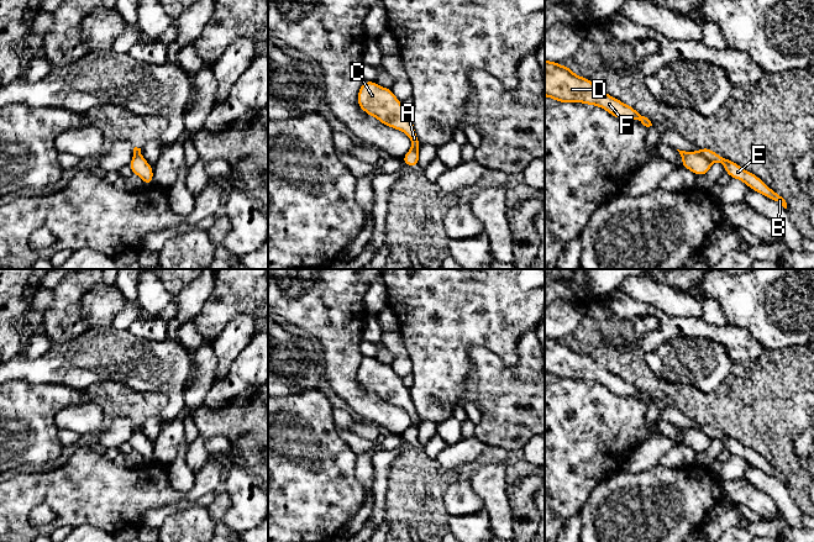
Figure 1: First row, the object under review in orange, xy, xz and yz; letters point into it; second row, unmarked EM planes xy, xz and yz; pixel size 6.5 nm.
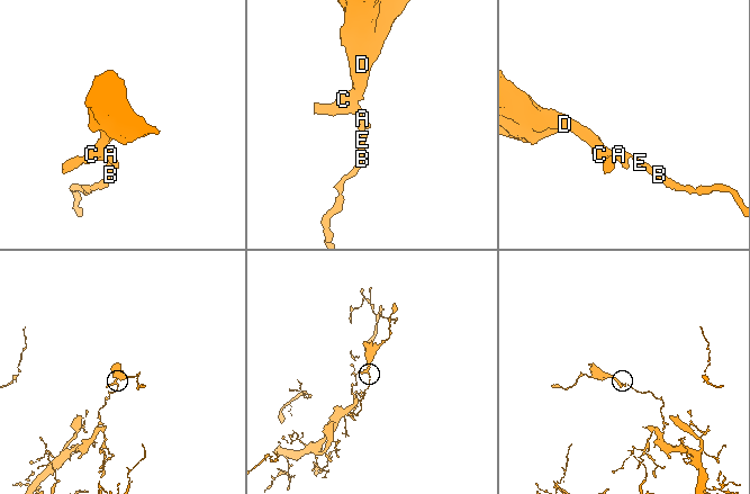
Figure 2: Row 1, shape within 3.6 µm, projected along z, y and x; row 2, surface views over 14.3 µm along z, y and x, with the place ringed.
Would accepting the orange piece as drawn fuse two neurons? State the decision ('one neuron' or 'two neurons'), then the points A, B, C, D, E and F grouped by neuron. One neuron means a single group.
two neurons | A C D F / B E

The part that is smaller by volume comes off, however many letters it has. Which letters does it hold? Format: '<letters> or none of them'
A, C, D, F

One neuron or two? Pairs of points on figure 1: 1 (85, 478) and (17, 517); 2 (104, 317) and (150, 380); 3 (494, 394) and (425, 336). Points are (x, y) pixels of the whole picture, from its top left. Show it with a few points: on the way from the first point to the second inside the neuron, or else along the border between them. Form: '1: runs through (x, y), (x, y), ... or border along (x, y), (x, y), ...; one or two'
1: runs through (67, 489), (41, 489), (31, 499); one
2: border along (110, 325), (88, 330); two
3: border along (467, 350), (471, 347), (486, 347), (498, 357); two

